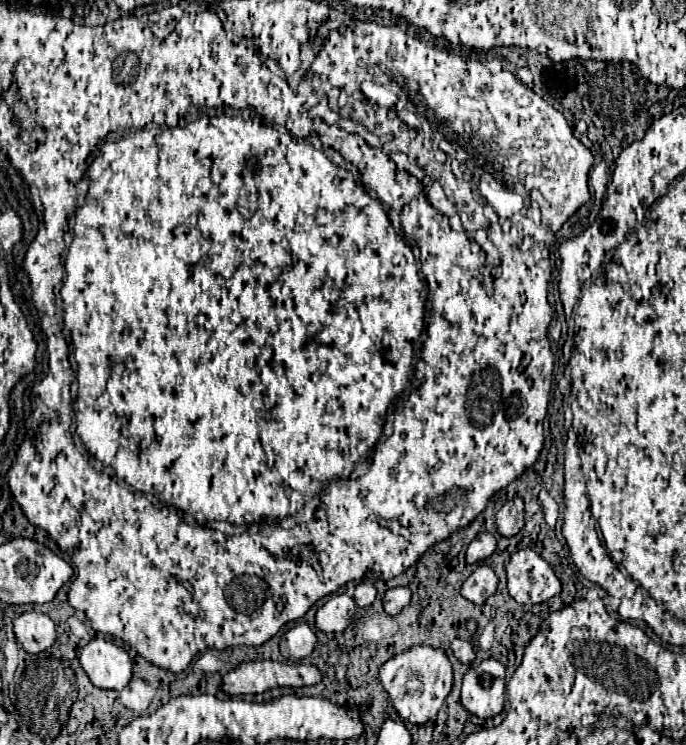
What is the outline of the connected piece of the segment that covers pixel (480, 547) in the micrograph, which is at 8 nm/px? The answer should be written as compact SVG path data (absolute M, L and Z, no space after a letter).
M481 532L467 548L467 562L477 564L477 562L489 558L495 552L495 548L497 548L495 536L491 532Z

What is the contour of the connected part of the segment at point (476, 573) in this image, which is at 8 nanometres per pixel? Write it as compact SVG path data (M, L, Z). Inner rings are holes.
M481 564L465 580L461 594L473 604L483 604L491 594L495 594L495 590L497 590L497 576L493 568L487 564Z

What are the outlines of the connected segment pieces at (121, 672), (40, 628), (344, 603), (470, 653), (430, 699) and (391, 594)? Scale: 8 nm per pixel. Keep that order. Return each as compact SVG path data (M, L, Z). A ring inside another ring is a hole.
M93 638L79 656L83 670L97 688L123 690L131 680L131 656L103 638Z
M23 612L15 620L15 636L29 654L39 654L55 644L55 622L41 612Z
M337 594L331 596L315 616L315 624L321 632L343 632L355 618L357 604L349 594Z
M461 638L453 640L453 642L451 642L451 650L453 650L455 658L457 658L459 662L463 662L463 664L475 660L475 648L473 648L473 644L467 642L467 640L461 640Z
M413 646L399 656L387 660L379 670L379 678L383 688L389 692L393 708L399 712L399 716L411 724L425 724L427 720L433 720L437 716L439 708L449 696L453 684L453 670L443 648ZM411 682L417 682L419 688L409 688Z
M391 588L383 596L383 608L387 614L395 616L399 614L411 600L411 590L409 588Z

